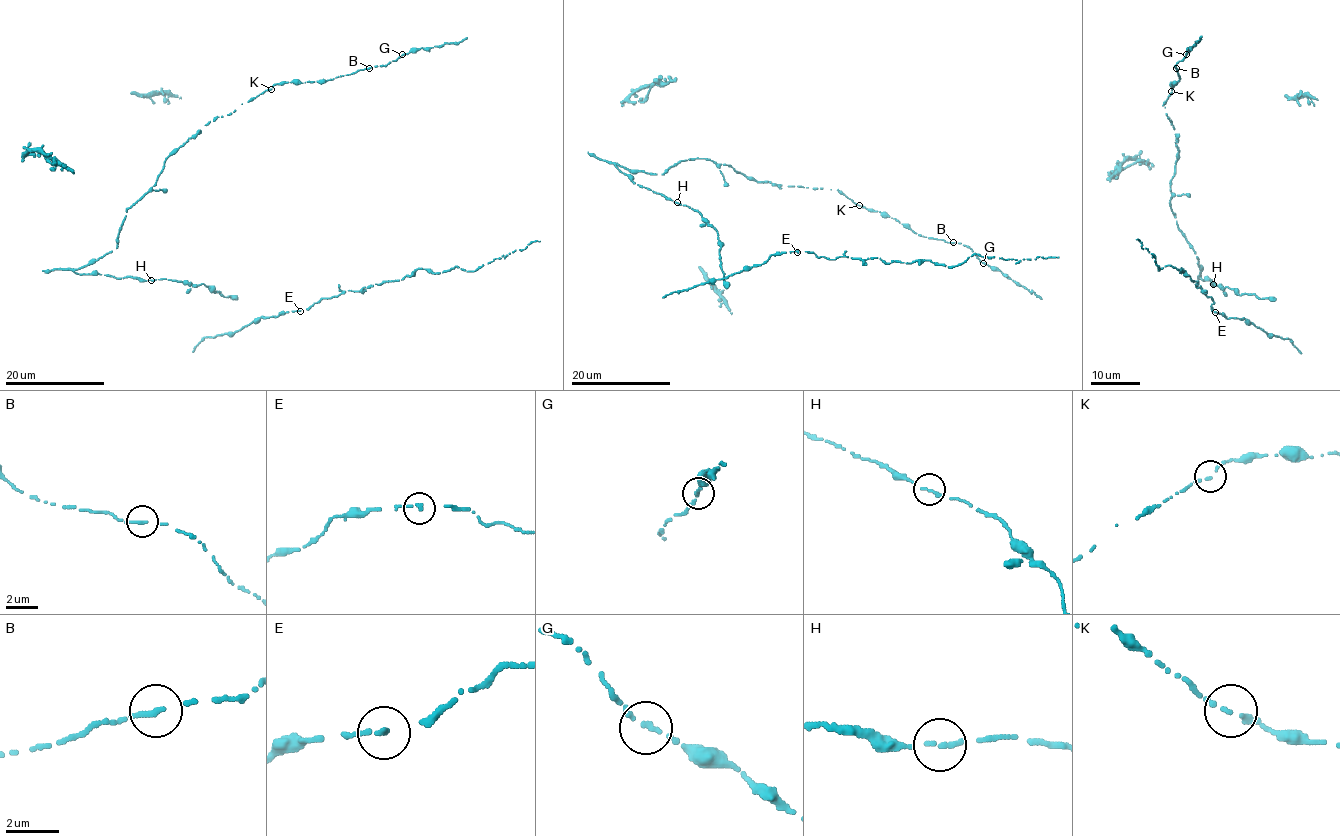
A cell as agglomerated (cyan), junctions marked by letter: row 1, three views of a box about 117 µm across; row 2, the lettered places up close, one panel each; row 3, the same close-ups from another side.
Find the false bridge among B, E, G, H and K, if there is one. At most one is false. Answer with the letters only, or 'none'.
E

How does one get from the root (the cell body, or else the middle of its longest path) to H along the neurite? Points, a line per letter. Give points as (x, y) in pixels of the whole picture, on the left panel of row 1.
H: (42, 270), (70, 269), (78, 274), (151, 280)

